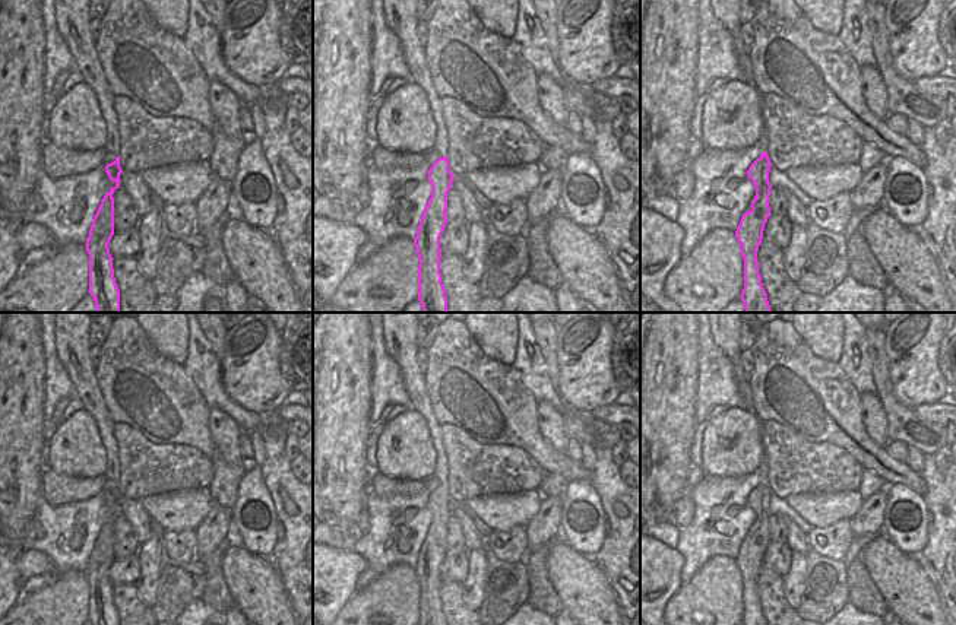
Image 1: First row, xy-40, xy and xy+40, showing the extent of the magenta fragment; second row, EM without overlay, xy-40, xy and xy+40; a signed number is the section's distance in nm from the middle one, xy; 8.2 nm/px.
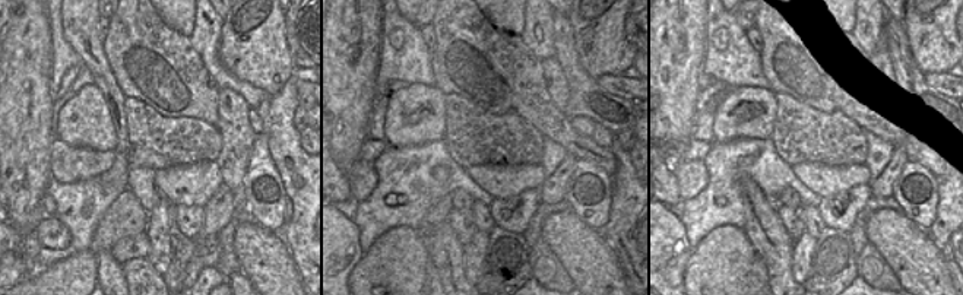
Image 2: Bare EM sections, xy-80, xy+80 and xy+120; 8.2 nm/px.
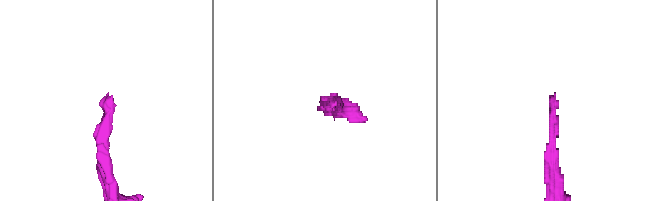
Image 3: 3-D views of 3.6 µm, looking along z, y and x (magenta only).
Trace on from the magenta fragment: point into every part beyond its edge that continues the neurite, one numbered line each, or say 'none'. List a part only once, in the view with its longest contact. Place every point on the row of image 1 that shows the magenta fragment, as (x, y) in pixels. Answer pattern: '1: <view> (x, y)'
1: xy (399, 15)

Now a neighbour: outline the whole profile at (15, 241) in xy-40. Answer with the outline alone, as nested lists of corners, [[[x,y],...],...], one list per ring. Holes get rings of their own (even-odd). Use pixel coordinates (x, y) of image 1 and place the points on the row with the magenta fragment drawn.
[[[0,222],[0,291],[6,289],[22,270],[22,257],[53,241],[50,231],[29,222],[20,226],[6,226]]]

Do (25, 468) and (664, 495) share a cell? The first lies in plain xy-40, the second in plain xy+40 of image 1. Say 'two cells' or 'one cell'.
one cell

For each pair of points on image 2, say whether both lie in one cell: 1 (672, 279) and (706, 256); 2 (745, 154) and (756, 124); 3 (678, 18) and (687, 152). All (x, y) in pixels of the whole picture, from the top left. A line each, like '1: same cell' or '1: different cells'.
1: different cells
2: different cells
3: different cells

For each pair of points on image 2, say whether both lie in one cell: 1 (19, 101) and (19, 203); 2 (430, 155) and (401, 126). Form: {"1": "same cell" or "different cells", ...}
{"1": "same cell", "2": "different cells"}

